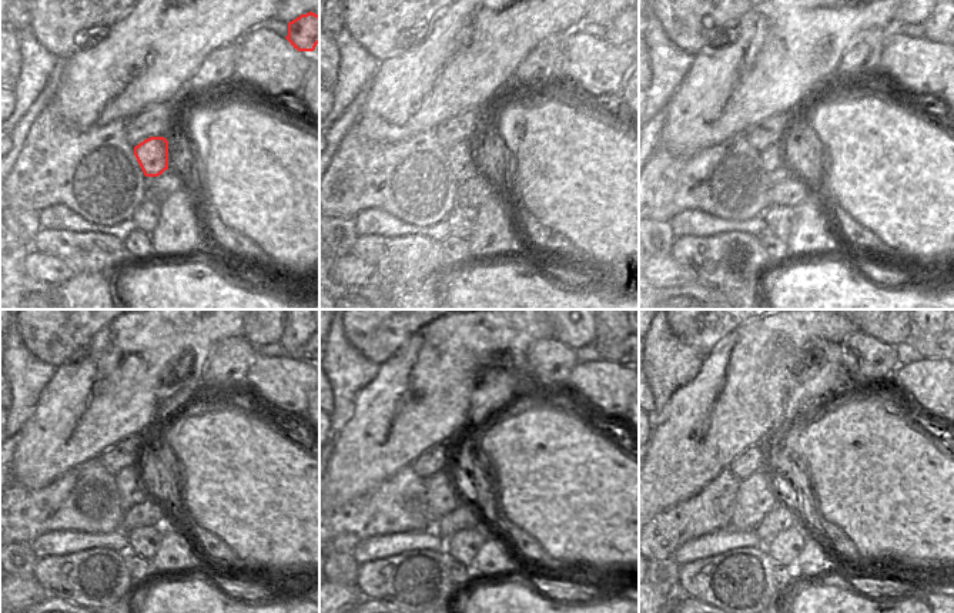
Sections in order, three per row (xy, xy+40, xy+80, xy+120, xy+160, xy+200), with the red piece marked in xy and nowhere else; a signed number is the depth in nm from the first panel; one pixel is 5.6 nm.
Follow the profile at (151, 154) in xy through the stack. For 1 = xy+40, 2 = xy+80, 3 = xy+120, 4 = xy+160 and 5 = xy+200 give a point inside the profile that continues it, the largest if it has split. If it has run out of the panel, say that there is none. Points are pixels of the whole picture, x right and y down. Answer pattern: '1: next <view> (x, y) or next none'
1: next xy+40 (461, 158)
2: next xy+80 (773, 163)
3: next xy+120 (130, 488)
4: next xy+160 (442, 495)
5: next xy+200 (756, 498)

